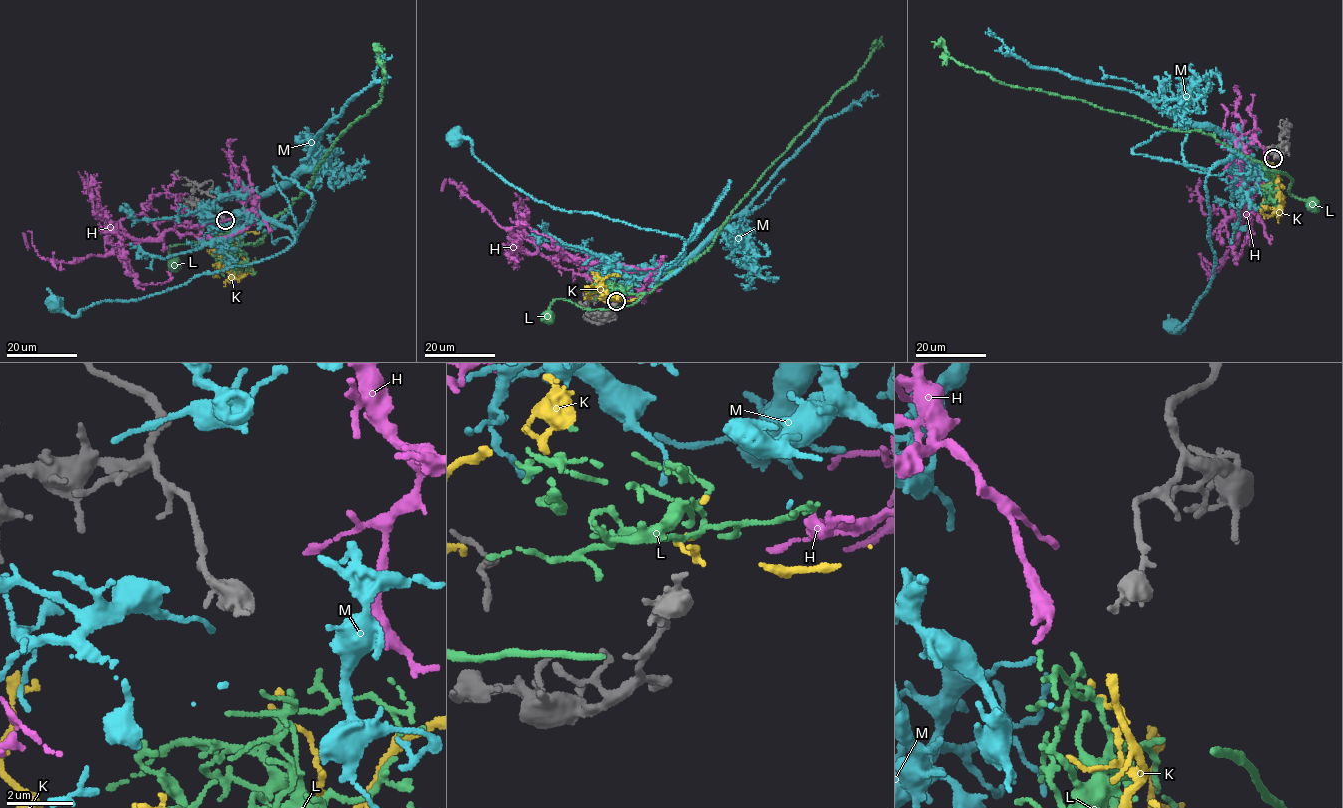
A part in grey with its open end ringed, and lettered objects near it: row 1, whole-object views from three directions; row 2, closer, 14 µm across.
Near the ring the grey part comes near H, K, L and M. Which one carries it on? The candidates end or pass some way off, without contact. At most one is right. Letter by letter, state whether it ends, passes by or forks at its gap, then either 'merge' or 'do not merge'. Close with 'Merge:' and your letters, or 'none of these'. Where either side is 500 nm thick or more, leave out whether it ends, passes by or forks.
H: it ends there; do not merge
K: it ends there; merge
L: it ends there; do not merge
M: it ends there; do not merge
Merge: K

